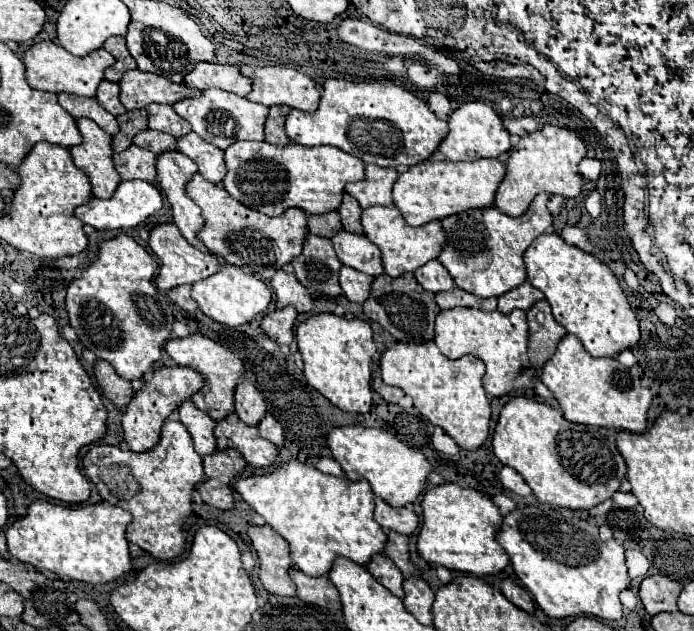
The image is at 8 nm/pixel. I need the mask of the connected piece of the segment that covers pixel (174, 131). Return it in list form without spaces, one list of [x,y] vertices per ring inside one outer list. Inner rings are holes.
[[[149,103],[145,109],[149,113],[149,127],[151,129],[169,133],[173,137],[181,137],[181,135],[187,135],[191,131],[189,123],[185,119],[181,119],[173,111],[171,105],[165,105],[165,103]]]

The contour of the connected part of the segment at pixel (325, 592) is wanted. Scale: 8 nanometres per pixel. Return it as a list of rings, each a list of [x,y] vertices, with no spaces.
[[[299,569],[289,571],[291,581],[297,585],[297,597],[305,603],[327,607],[327,609],[341,609],[339,593],[335,585],[323,575],[323,577],[309,577]]]

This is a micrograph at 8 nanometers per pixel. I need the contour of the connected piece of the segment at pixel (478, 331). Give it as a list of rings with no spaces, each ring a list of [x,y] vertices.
[[[453,307],[437,315],[435,321],[435,343],[441,353],[449,359],[459,359],[465,353],[479,357],[487,365],[483,387],[489,395],[501,397],[515,389],[527,389],[533,385],[533,367],[527,359],[527,319],[525,313],[511,311],[507,315],[493,311],[477,311],[471,307]]]

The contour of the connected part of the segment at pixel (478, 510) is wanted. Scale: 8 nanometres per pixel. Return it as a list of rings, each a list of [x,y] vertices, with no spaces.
[[[445,483],[425,491],[421,509],[423,525],[417,535],[417,551],[427,563],[477,577],[499,573],[509,563],[507,553],[495,541],[503,515],[485,493],[461,487],[457,483]]]

